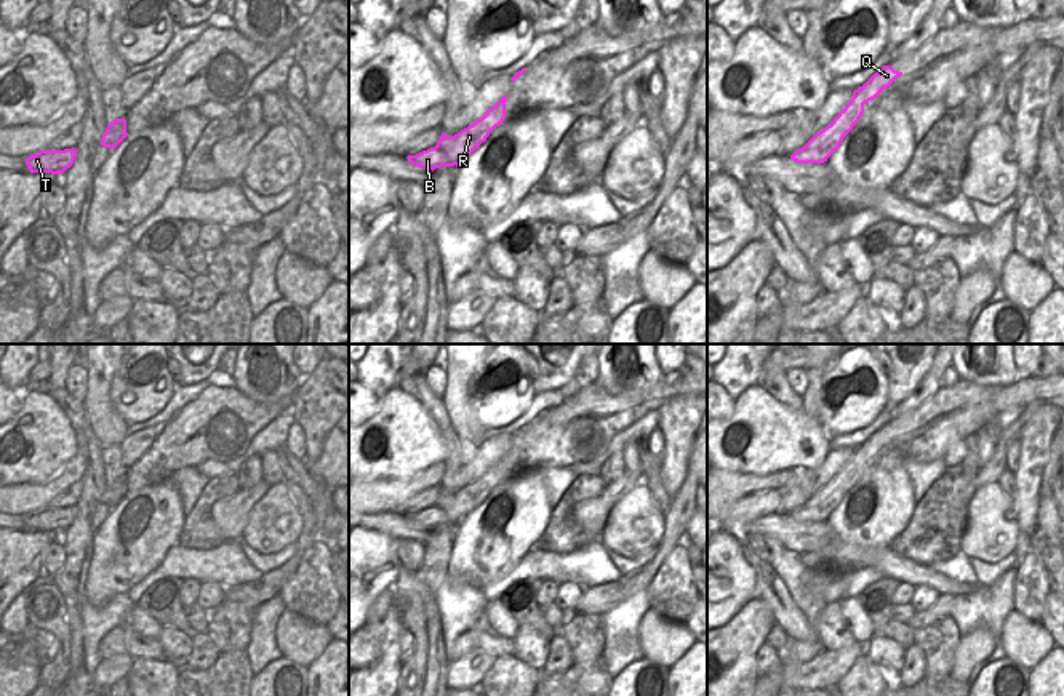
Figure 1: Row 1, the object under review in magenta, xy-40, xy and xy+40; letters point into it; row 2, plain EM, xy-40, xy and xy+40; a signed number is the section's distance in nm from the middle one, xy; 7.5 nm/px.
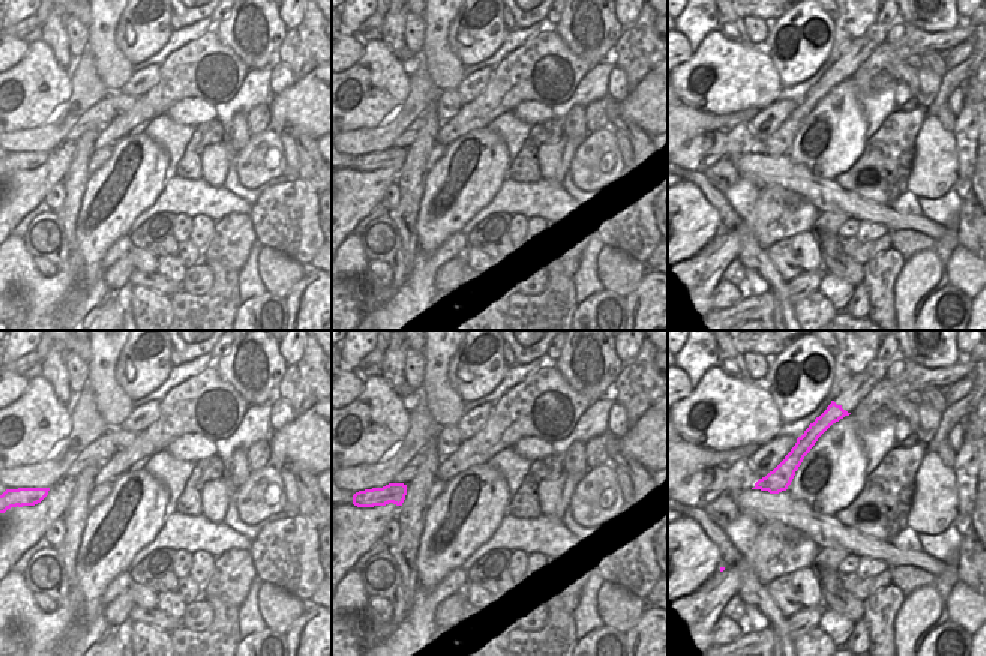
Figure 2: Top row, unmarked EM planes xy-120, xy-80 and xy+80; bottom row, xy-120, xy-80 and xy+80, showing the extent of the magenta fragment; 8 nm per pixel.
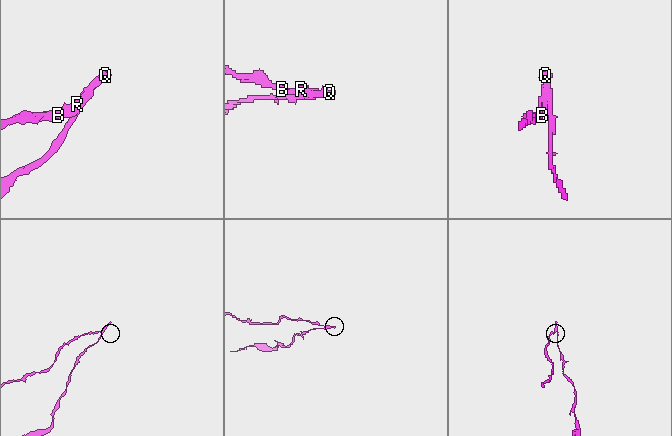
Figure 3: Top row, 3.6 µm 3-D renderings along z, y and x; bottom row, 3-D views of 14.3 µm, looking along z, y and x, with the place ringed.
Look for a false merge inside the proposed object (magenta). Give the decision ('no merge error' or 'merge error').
merge error

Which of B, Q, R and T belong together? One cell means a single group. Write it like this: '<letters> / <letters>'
B T / Q R

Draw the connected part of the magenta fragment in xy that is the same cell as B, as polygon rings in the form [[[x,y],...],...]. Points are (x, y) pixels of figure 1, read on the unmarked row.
[[[438,504],[416,514],[408,514],[406,517],[413,525],[430,526],[432,530],[442,525],[454,525],[454,517],[445,512]]]

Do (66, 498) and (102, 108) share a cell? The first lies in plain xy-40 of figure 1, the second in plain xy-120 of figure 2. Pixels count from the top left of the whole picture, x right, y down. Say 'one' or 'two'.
one

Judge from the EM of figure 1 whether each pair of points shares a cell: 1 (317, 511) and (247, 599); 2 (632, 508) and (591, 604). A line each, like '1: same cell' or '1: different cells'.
1: same cell
2: different cells

